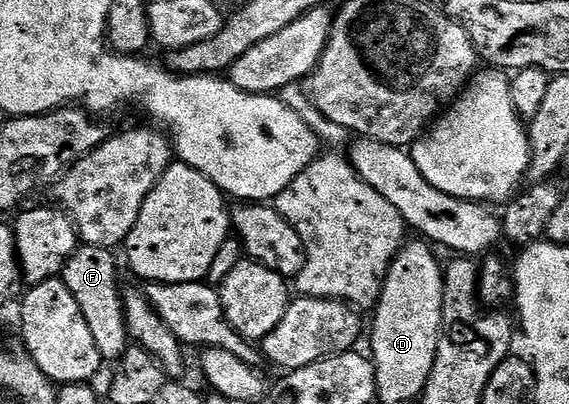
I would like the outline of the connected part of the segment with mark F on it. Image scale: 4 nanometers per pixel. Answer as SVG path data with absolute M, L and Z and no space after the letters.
M79 244L60 274L60 279L68 287L68 291L72 291L72 299L76 299L76 303L80 303L80 311L84 315L85 322L88 323L89 330L92 331L92 339L96 339L96 347L100 351L100 355L110 363L117 362L128 344L126 316L122 306L124 293L123 290L118 290L118 265L114 262L114 256L115 254L111 250L104 247Z

